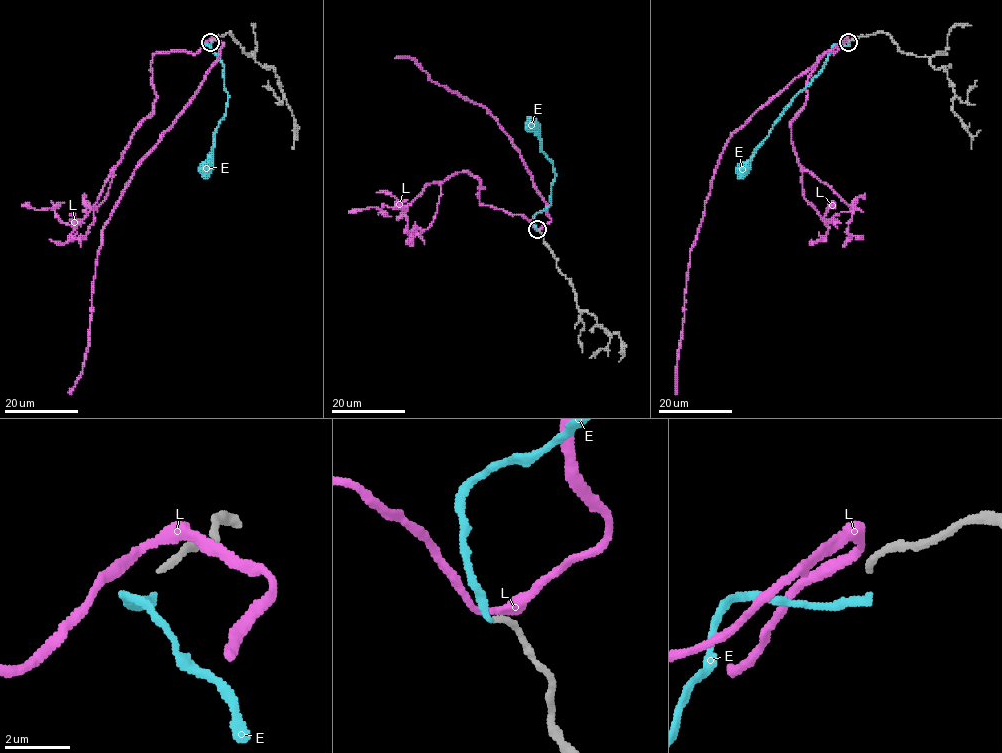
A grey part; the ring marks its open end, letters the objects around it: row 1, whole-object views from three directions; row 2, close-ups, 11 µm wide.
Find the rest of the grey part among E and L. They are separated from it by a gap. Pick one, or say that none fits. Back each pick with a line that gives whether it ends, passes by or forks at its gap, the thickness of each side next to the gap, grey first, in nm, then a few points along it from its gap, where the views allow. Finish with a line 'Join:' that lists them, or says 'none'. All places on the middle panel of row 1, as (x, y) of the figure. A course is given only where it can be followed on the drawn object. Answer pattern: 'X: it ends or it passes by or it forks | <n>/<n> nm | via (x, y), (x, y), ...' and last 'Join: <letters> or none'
Join: none

